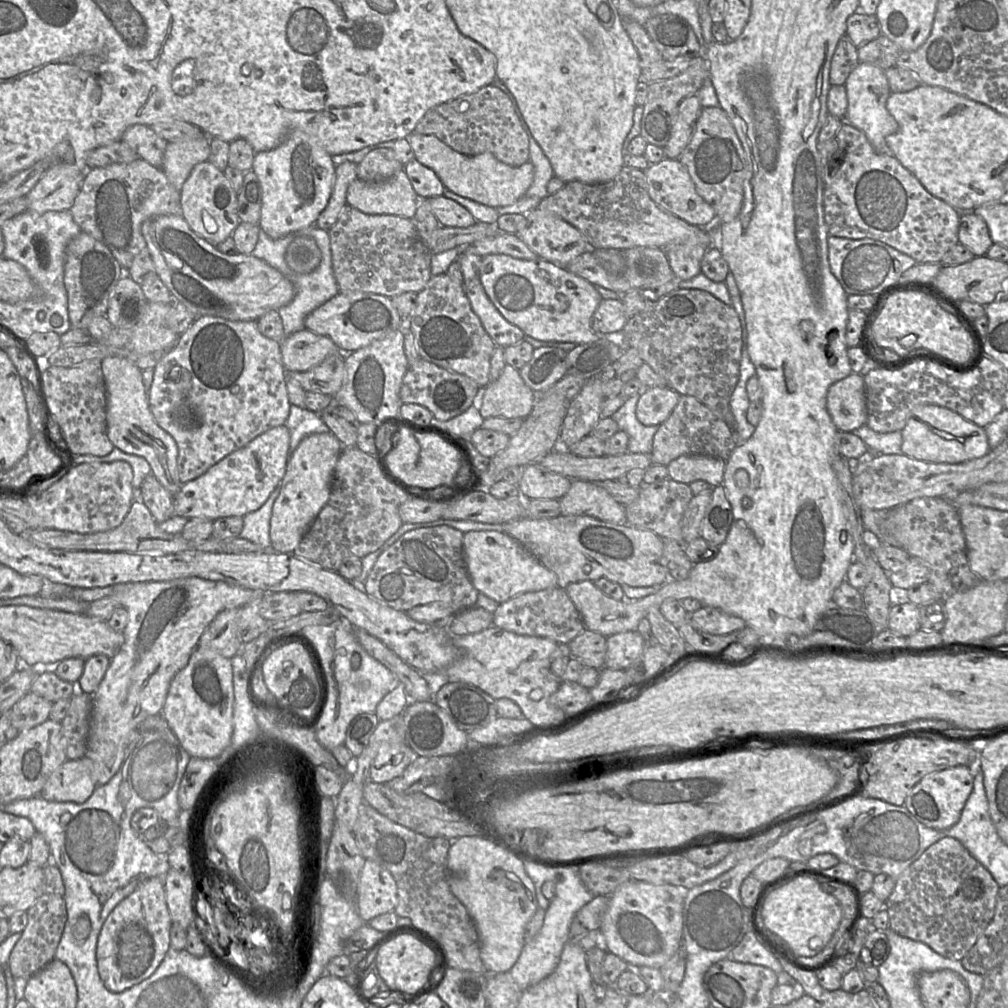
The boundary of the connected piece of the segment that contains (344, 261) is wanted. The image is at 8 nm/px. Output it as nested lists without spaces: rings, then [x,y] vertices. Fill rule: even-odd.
[[[346,204],[328,234],[332,269],[340,292],[360,291],[391,298],[406,292],[419,293],[432,277],[432,254],[419,237],[412,219],[388,214],[366,214]]]

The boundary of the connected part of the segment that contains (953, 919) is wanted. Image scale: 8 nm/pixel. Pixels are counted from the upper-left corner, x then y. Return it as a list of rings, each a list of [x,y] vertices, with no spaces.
[[[945,837],[925,850],[896,880],[884,907],[889,916],[889,928],[903,937],[925,943],[946,958],[961,961],[991,922],[999,888],[991,873],[960,841]]]

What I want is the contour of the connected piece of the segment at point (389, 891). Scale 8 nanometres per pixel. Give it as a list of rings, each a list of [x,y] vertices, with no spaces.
[[[366,859],[356,896],[356,907],[364,922],[394,911],[398,904],[397,891],[393,875],[378,862]]]

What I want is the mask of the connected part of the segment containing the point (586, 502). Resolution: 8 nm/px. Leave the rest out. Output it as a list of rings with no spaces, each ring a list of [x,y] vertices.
[[[572,480],[568,492],[559,499],[561,515],[585,515],[611,523],[626,523],[625,506],[618,503],[605,489],[596,483]]]

